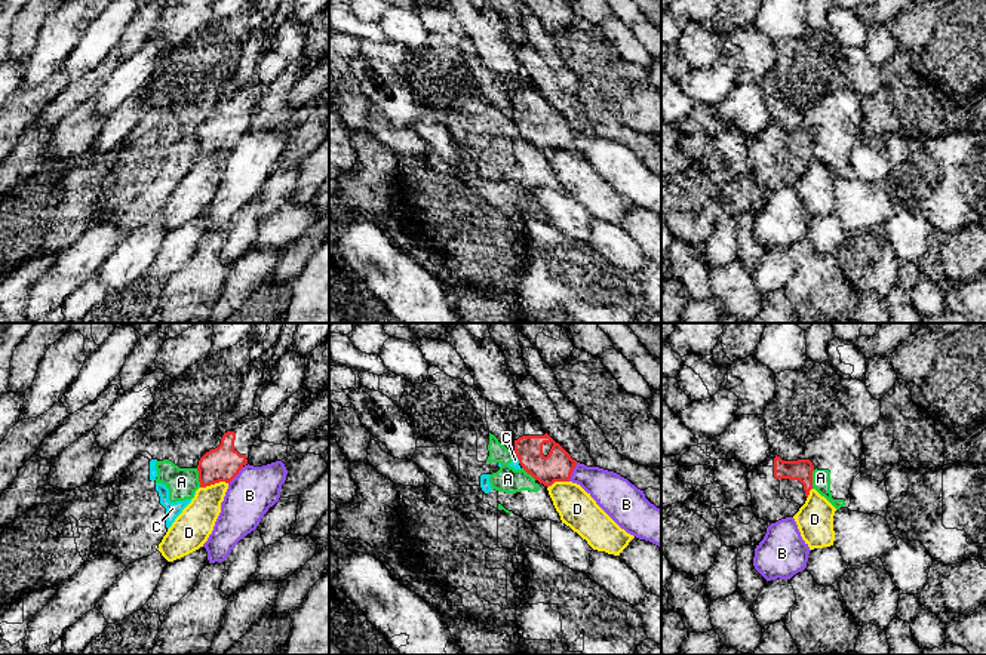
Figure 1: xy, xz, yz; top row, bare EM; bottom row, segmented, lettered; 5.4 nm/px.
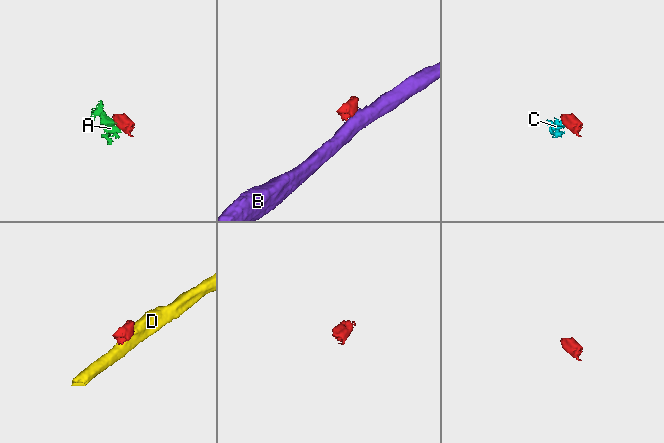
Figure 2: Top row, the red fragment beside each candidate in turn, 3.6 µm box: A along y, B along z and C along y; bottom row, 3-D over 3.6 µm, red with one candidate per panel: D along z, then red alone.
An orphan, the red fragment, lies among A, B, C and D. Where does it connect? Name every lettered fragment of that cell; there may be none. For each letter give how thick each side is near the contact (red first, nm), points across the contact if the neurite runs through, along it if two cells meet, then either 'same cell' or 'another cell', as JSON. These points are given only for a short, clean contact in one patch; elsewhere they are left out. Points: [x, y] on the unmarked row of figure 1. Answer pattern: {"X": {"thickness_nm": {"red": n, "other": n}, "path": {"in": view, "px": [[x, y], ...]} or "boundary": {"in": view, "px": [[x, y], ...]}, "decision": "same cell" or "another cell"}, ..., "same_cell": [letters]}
{"A": {"thickness_nm": {"red": 190, "other": 160}, "boundary": {"in": "xy", "px": [[196, 137], [200, 154]]}, "decision": "another cell"}, "B": {"thickness_nm": {"red": 170, "other": 200}, "boundary": {"in": "xz", "px": [[577, 131], [568, 148]]}, "decision": "another cell"}, "C": {"thickness_nm": {"red": 170, "other": 50}, "boundary": {"in": "xz", "px": [[515, 123], [519, 131]]}, "decision": "another cell"}, "D": {"thickness_nm": {"red": 190, "other": 200}, "boundary": {"in": "xy", "px": [[227, 150], [215, 150], [200, 156]]}, "decision": "another cell"}, "same_cell": []}

